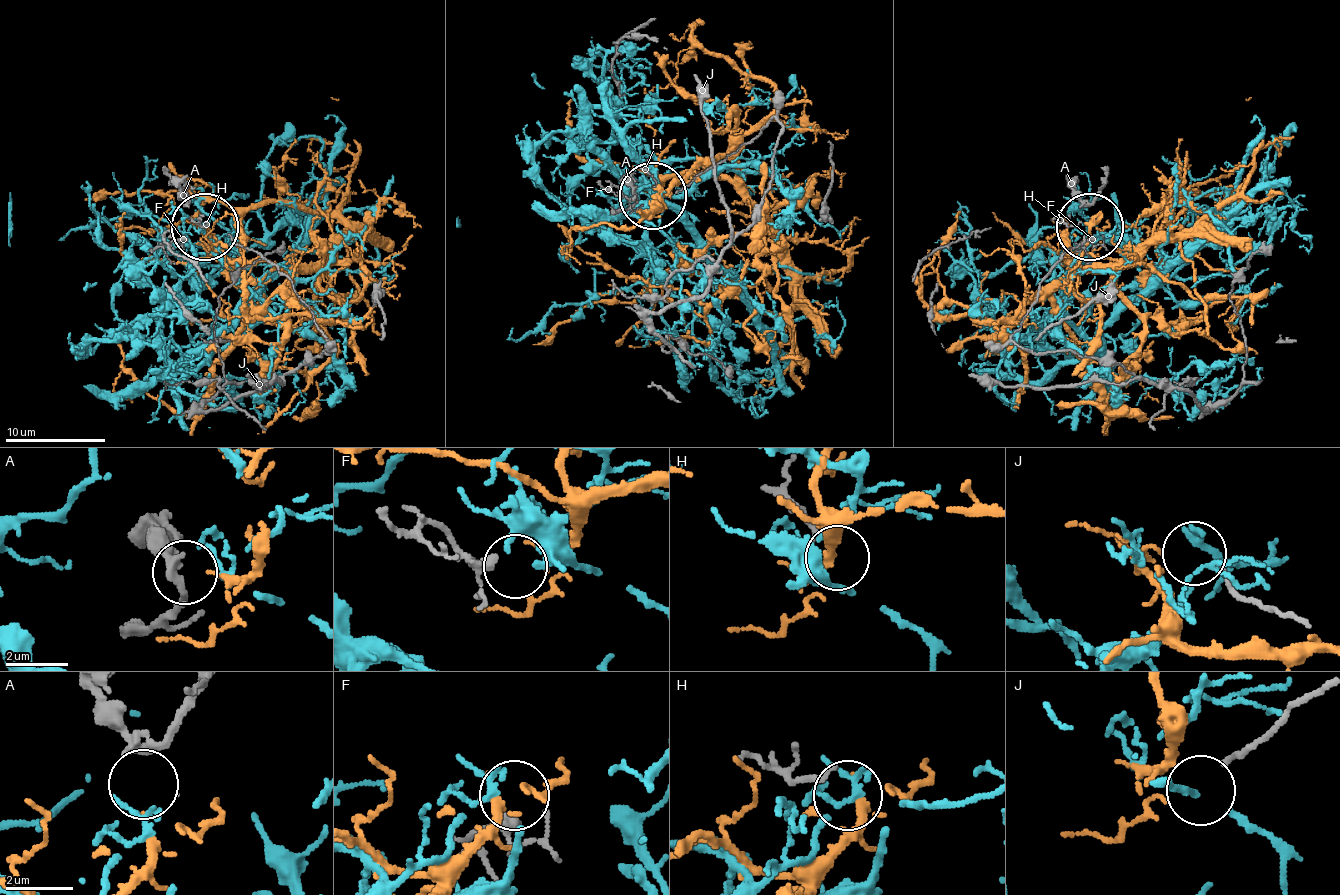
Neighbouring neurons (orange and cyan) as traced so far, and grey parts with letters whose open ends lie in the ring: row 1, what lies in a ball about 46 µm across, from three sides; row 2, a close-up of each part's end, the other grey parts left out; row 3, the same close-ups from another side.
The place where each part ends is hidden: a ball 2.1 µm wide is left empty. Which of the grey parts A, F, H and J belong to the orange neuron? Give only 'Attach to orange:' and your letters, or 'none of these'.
Attach to orange: A

